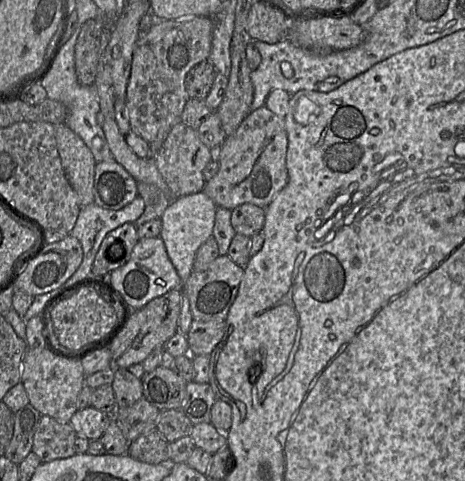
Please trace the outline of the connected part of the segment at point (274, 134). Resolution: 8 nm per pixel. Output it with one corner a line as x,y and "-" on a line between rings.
266,105
251,111
242,121
236,131
227,136
221,145
219,158
219,170
217,174
206,184
202,190
219,207
233,210
245,203
255,204
266,209
275,196
288,182
286,167
286,155
288,149
288,137
285,118
270,111

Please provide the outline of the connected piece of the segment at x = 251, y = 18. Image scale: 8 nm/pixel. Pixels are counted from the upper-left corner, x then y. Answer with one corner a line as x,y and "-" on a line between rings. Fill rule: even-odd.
256,1
248,13
247,31
252,40
275,44
288,38
288,25
279,11

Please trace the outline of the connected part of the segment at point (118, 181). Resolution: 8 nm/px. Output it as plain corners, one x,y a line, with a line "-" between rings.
106,160
95,165
94,202
106,209
119,210
137,195
137,181
118,162

